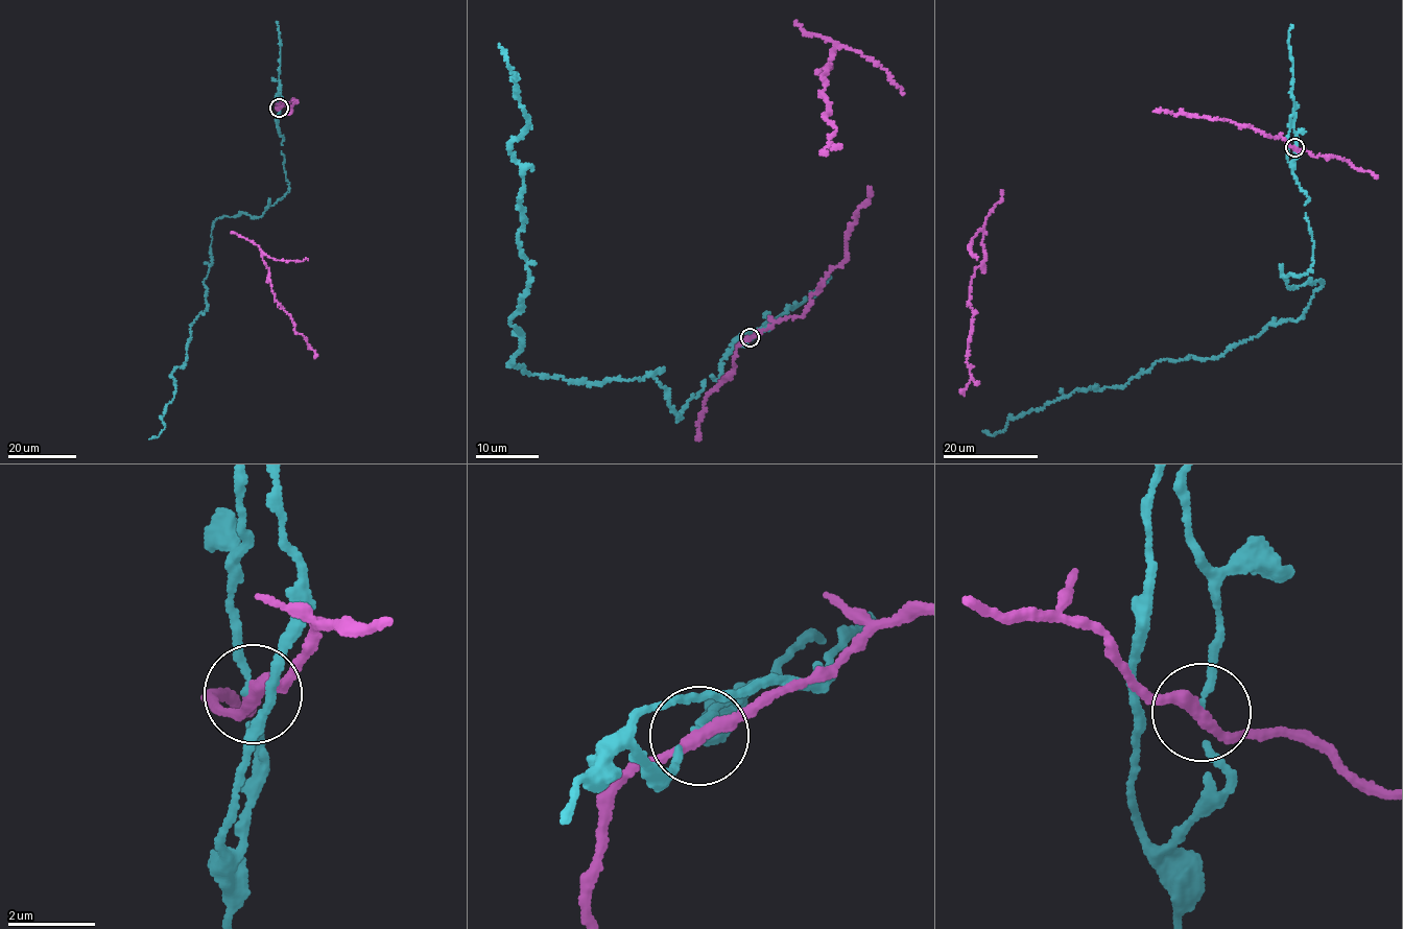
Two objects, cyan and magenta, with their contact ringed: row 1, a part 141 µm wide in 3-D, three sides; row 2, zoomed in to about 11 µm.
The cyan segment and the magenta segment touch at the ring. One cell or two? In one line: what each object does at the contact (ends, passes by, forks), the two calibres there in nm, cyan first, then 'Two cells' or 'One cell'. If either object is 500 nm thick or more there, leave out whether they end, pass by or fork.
At the ring cyan passes by. At the ring magenta passes by. Thickness 120 nm (cyan) against 280 nm. Two cells

